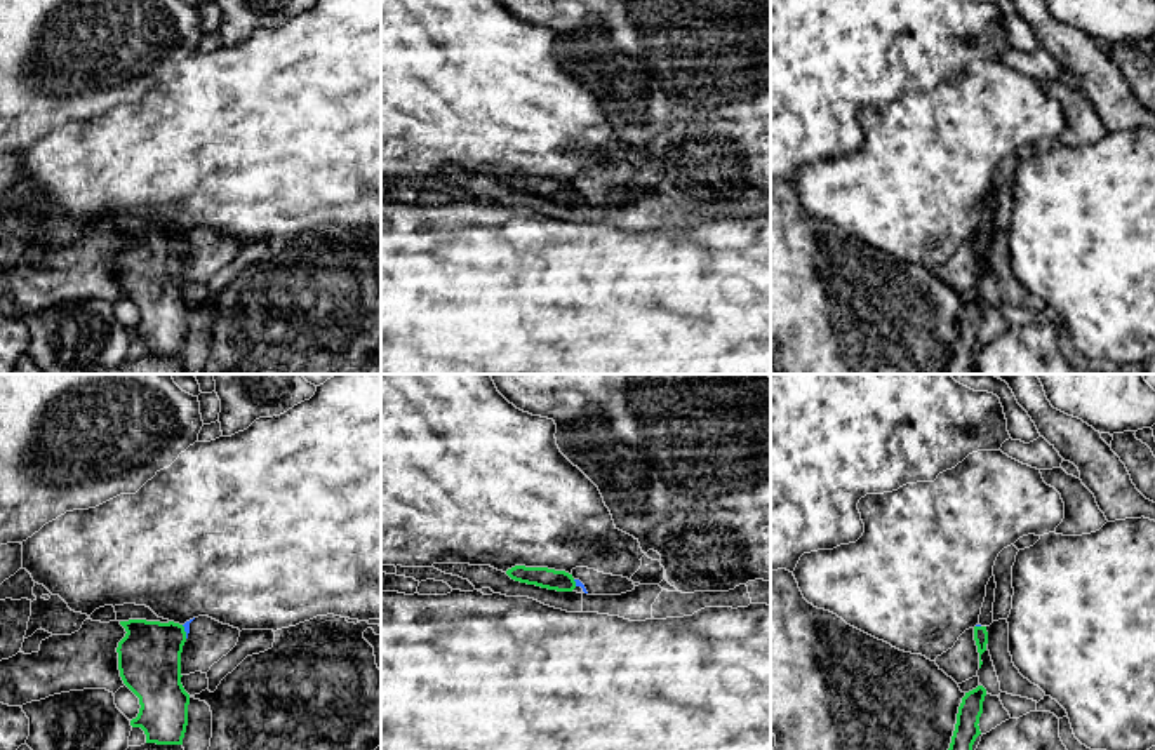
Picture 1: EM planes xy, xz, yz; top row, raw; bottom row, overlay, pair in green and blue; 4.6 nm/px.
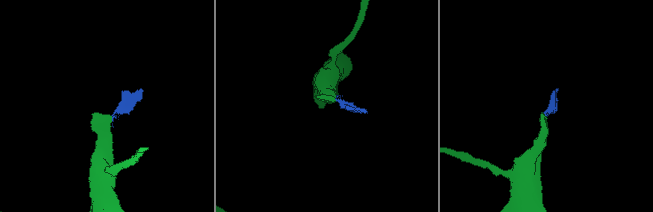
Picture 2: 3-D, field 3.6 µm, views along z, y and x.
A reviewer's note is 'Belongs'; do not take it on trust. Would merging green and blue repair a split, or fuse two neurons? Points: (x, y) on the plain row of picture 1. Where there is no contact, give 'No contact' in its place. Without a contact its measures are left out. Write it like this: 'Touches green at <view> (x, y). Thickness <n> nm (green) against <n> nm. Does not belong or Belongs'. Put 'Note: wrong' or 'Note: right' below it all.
Touches green at xy (185, 242). Thickness 280 nm (green) against 30 nm. Does not belong
Note: wrong

